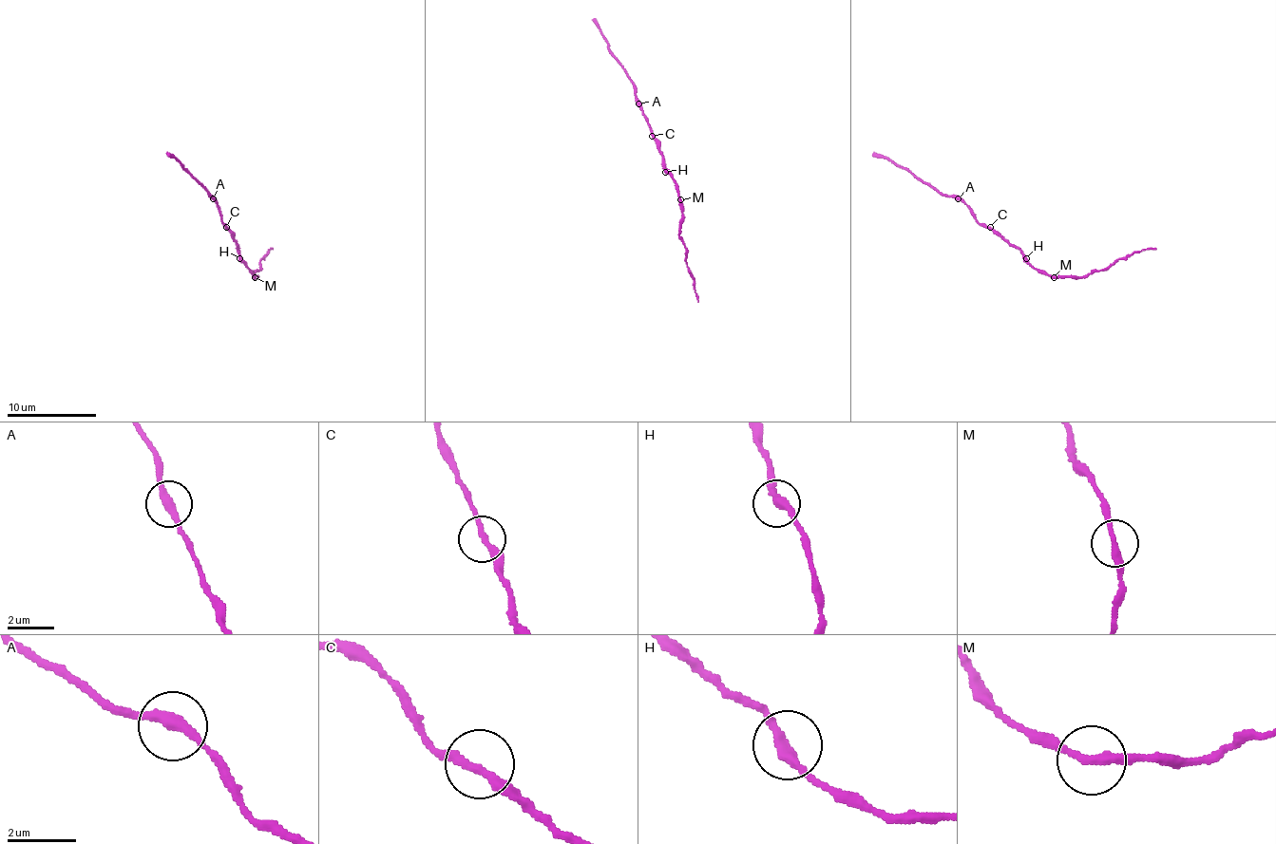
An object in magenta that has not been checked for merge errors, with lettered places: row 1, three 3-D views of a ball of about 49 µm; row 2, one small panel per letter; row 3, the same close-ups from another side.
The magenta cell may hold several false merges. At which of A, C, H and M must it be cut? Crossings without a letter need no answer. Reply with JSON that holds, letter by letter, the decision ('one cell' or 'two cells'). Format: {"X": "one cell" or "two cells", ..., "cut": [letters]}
{"A": "one cell", "C": "one cell", "H": "one cell", "M": "two cells", "cut": ["M"]}

